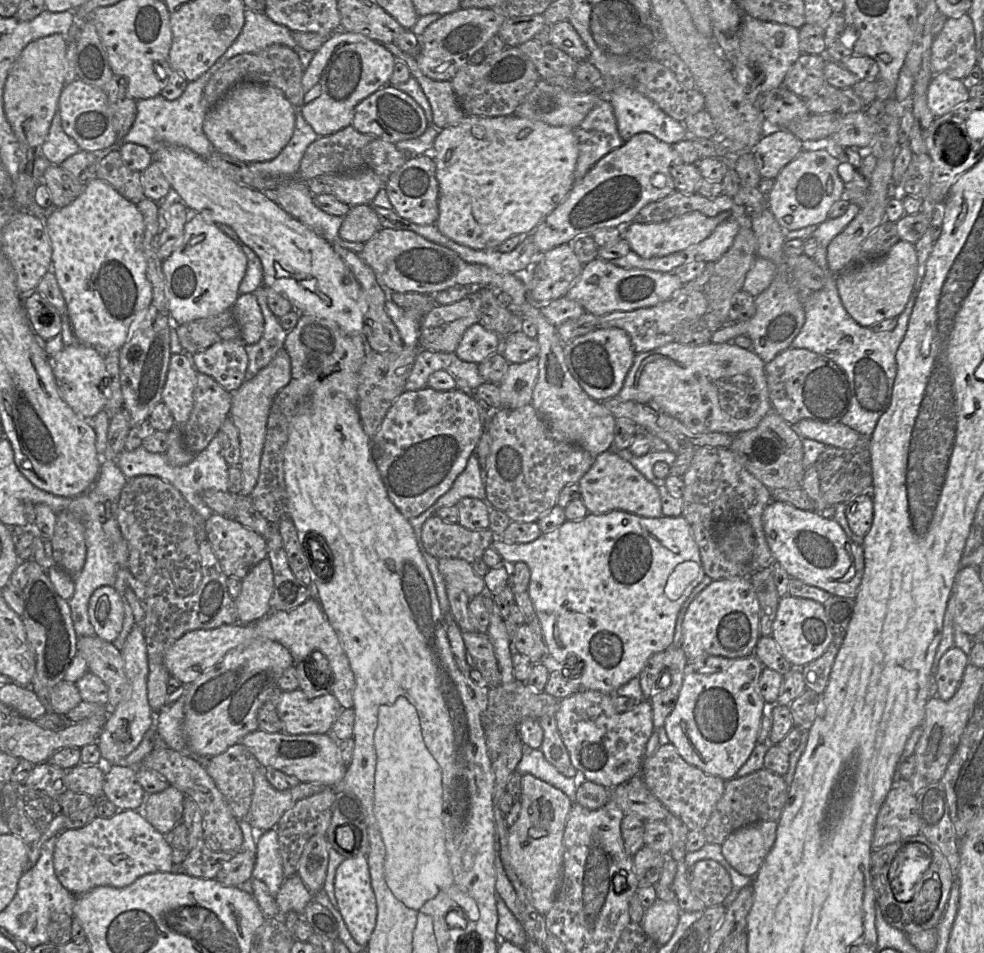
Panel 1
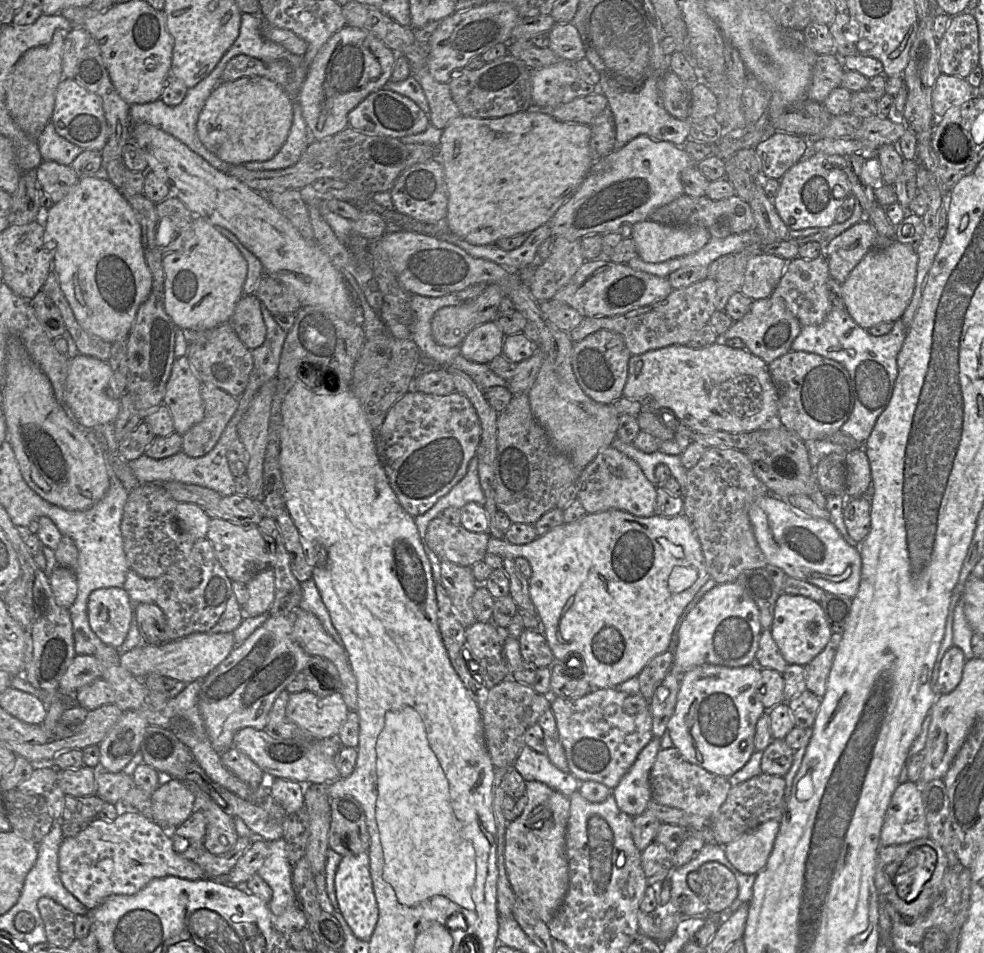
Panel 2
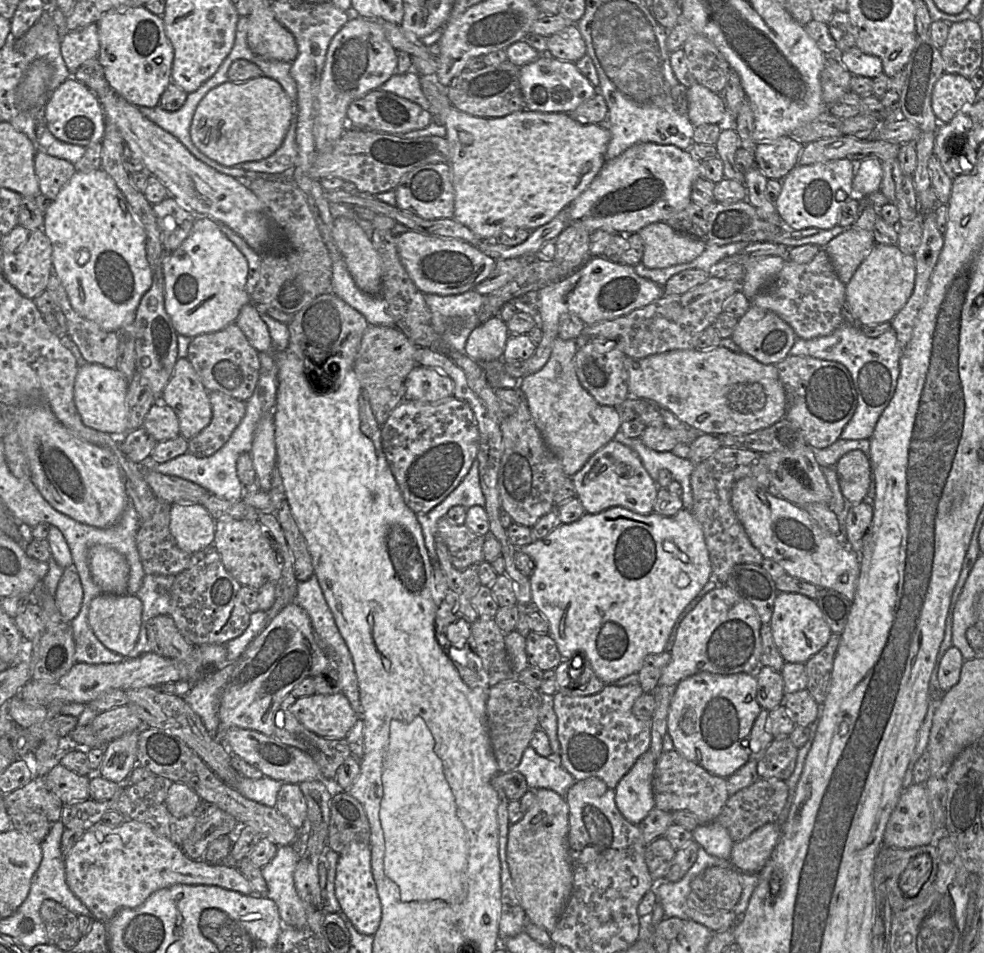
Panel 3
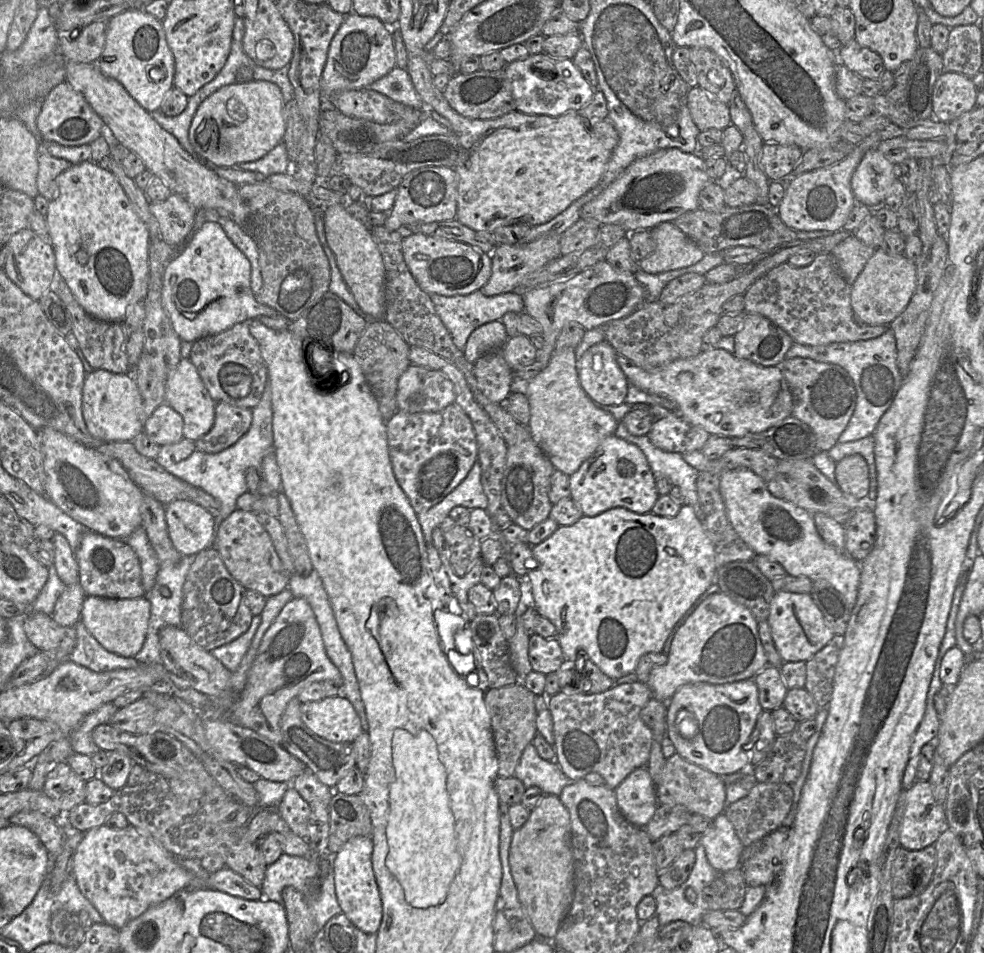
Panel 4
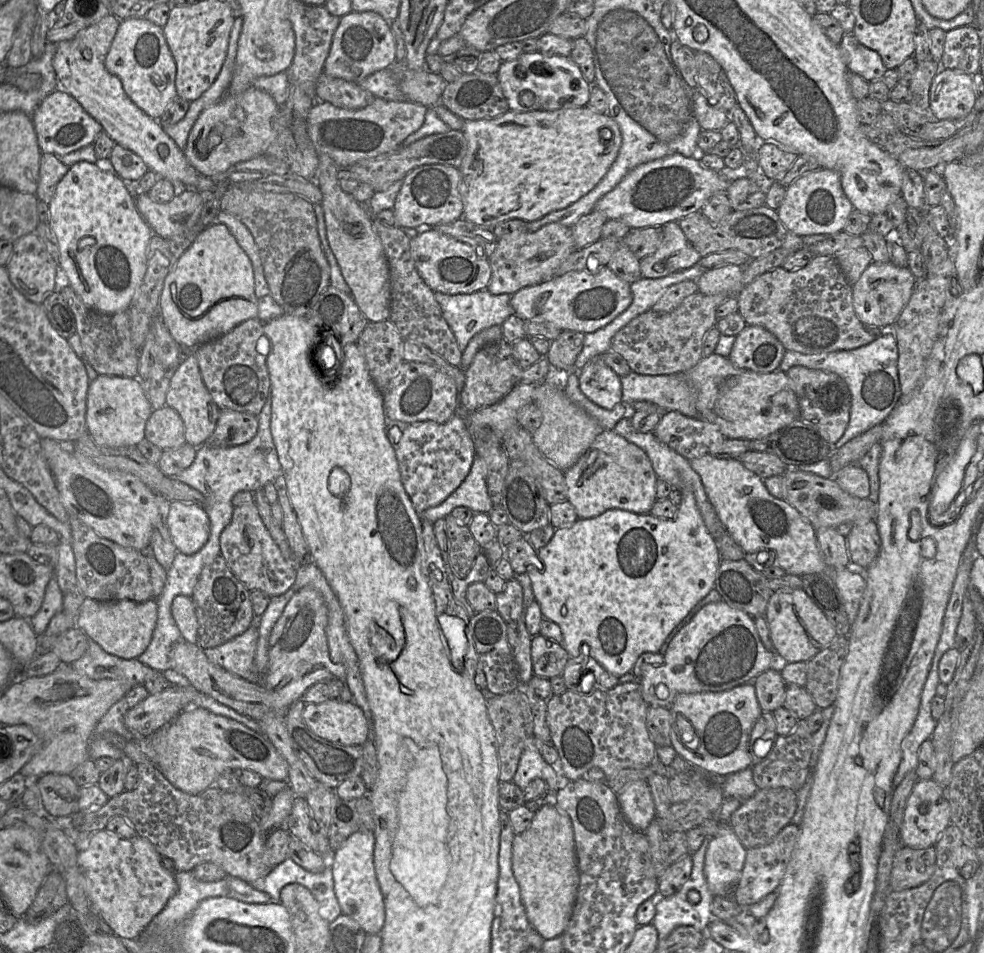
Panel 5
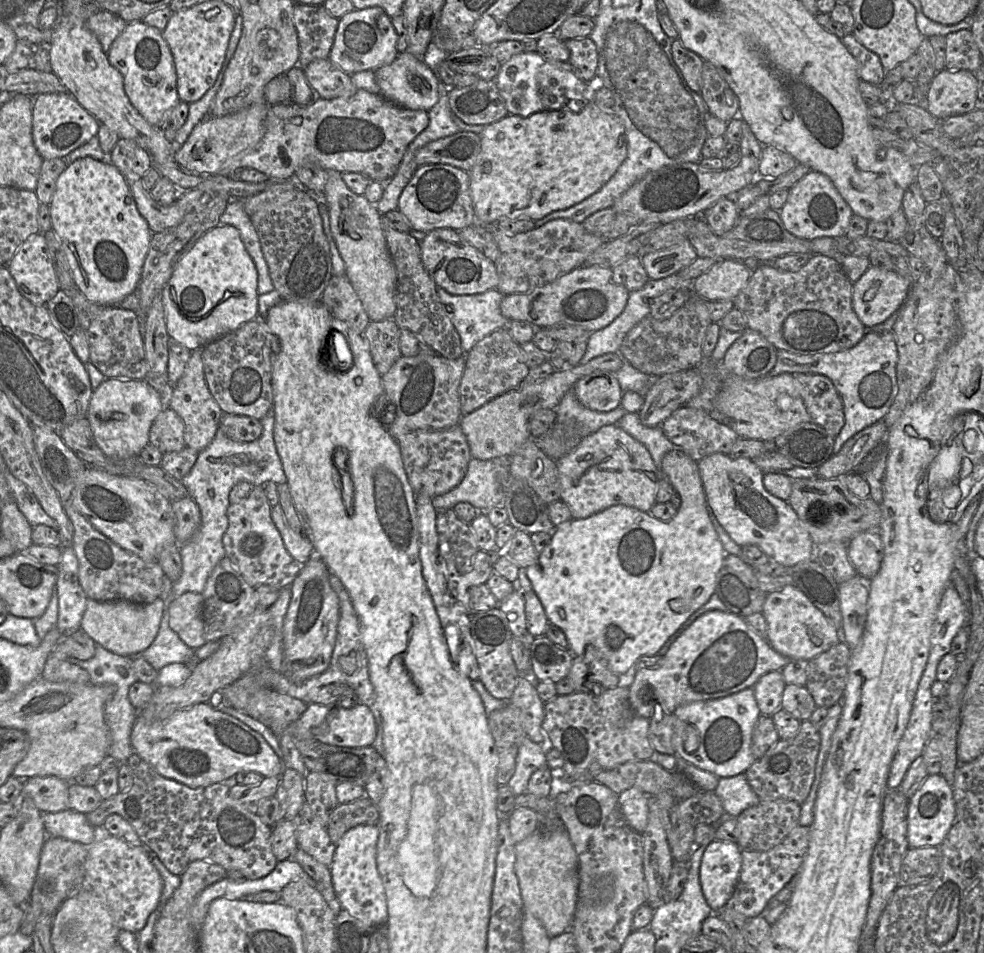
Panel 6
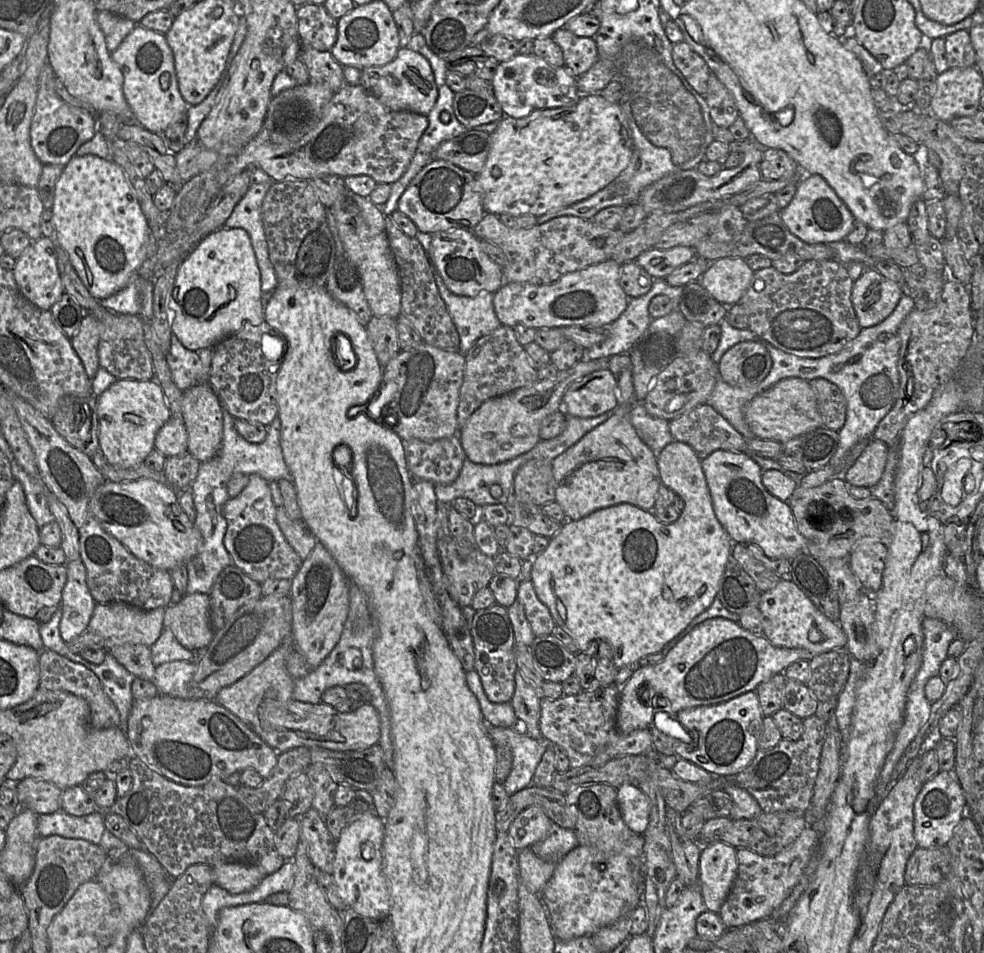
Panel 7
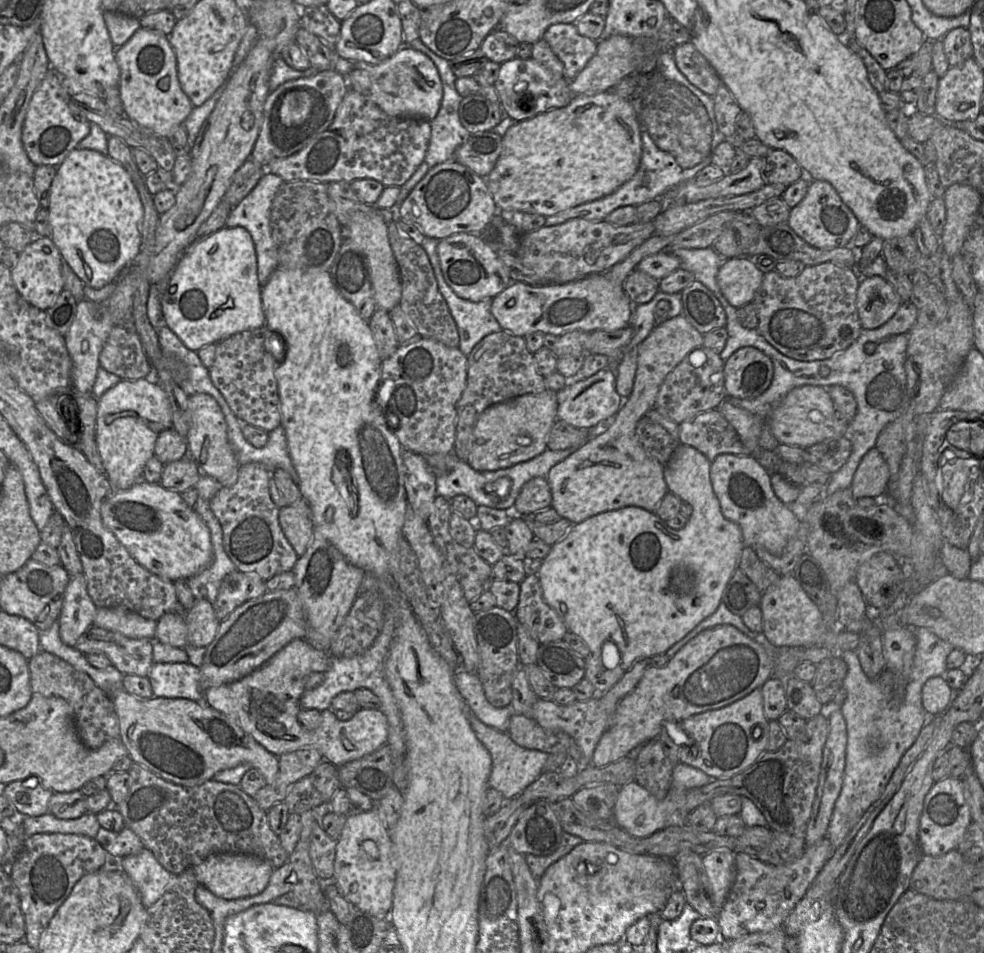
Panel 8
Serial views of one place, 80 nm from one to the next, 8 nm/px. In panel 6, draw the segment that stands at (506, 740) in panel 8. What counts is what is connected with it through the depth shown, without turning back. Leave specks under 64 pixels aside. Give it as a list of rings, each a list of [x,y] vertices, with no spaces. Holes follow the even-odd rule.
[[[527,736],[522,739],[516,757],[515,772],[507,784],[514,795],[519,796],[527,792],[531,775],[547,764],[546,747],[547,745],[534,743]]]

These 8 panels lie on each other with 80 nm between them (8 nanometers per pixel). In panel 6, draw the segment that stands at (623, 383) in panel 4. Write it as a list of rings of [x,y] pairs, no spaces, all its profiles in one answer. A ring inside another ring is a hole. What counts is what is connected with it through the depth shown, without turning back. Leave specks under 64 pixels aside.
[[[595,371],[573,385],[579,402],[597,412],[609,412],[621,403],[622,390],[613,372]]]

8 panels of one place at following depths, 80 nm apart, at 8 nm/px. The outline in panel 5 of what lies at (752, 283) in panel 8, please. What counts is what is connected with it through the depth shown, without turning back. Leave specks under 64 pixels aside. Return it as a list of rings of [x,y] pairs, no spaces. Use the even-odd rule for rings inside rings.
[[[728,264],[707,270],[696,281],[698,291],[705,295],[737,295],[742,289],[742,267],[744,266]]]

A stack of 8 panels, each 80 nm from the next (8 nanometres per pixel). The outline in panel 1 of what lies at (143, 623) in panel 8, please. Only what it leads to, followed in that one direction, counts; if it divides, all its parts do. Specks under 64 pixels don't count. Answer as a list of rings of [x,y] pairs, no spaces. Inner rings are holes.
[[[113,586],[99,587],[90,597],[88,615],[96,635],[113,643],[123,627],[123,599]]]

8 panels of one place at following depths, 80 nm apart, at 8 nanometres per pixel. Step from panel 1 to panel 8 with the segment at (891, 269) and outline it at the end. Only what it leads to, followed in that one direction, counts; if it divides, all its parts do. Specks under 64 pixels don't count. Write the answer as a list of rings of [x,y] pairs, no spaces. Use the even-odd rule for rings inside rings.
[[[861,278],[856,307],[862,328],[871,330],[882,326],[892,318],[900,304],[899,296],[884,278]]]

